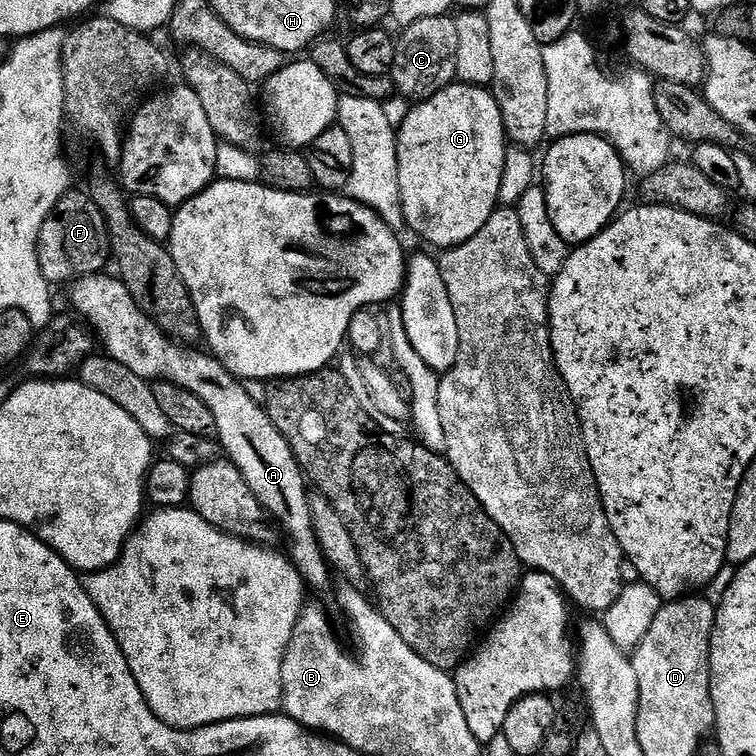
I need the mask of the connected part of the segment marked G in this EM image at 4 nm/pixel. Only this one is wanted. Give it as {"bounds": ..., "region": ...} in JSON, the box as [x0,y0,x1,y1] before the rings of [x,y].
{"bounds":[396,82,506,250],"region":[[[453,82],[413,108],[396,133],[404,223],[439,250],[455,248],[474,238],[498,207],[506,151],[500,107],[487,87]]]}

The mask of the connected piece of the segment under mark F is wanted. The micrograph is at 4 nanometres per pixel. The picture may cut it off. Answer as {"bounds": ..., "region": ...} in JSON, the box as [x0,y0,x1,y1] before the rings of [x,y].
{"bounds":[38,190,110,285],"region":[[[69,190],[46,218],[38,238],[38,262],[49,285],[67,285],[84,276],[103,273],[110,261],[108,224],[87,191]]]}

